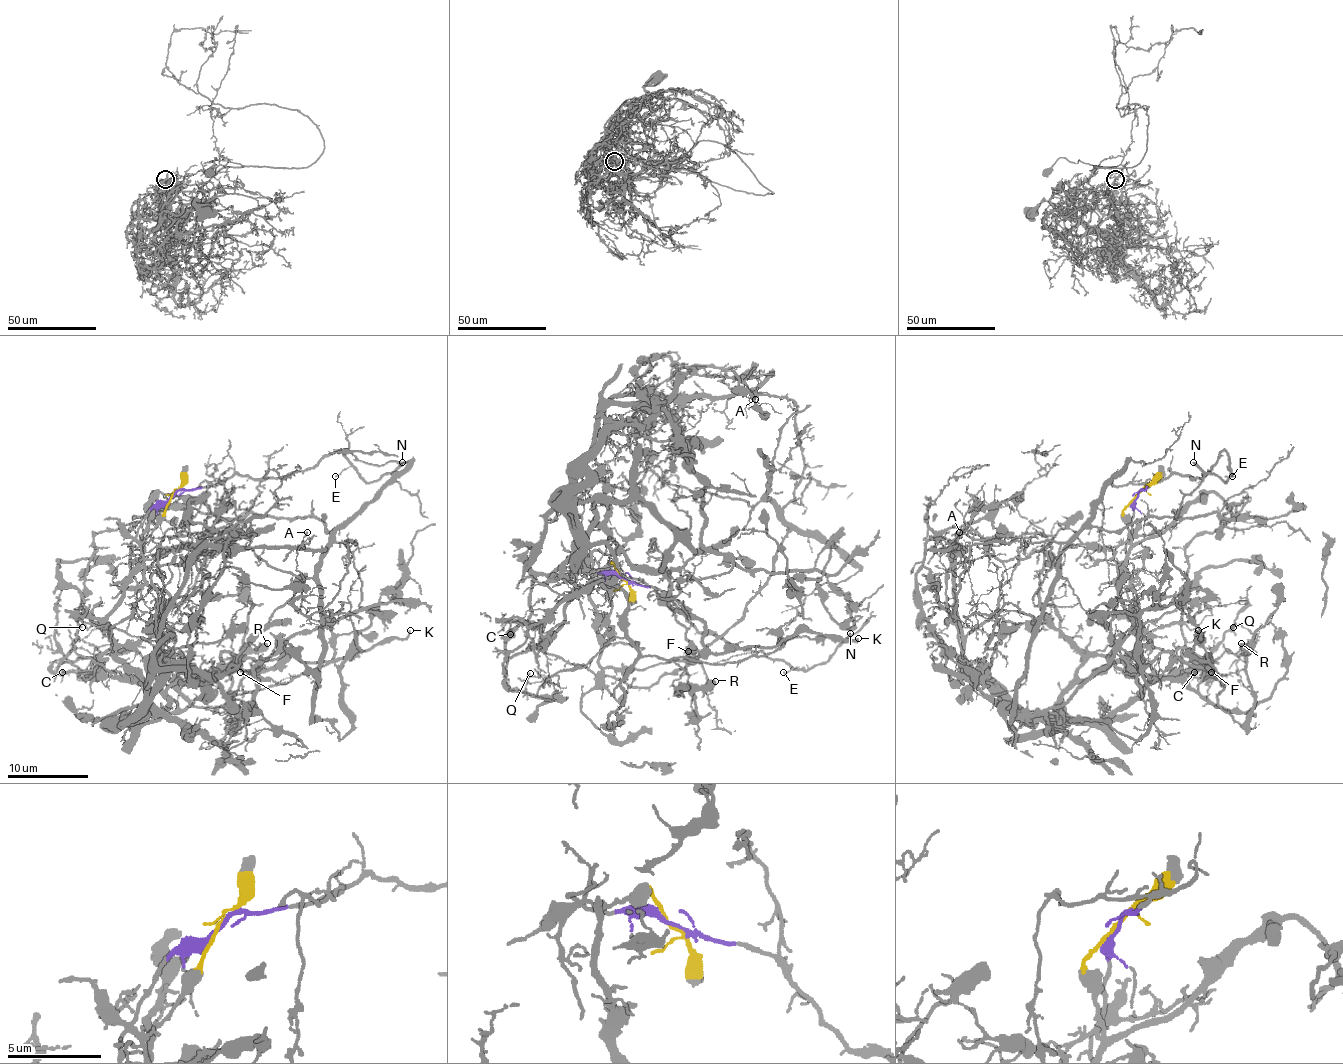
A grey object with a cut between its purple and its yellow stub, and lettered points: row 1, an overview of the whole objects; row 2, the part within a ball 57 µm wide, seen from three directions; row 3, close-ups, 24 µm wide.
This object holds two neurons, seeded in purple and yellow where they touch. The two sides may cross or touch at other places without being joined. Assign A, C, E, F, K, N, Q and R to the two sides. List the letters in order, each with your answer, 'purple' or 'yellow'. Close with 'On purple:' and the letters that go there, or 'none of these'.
A: yellow
C: yellow
E: purple
F: yellow
K: yellow
N: purple
Q: yellow
R: yellow
On purple: E, N

